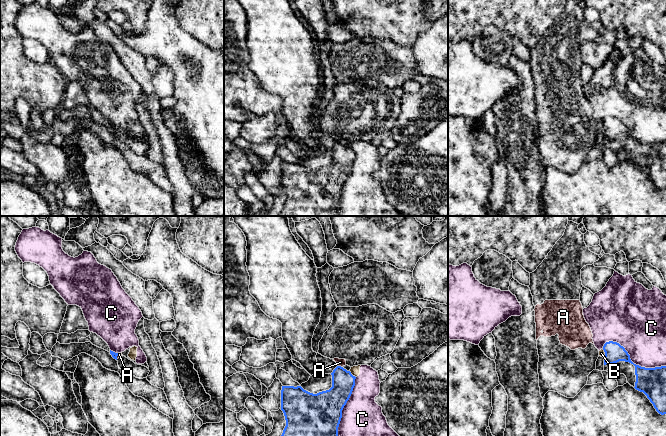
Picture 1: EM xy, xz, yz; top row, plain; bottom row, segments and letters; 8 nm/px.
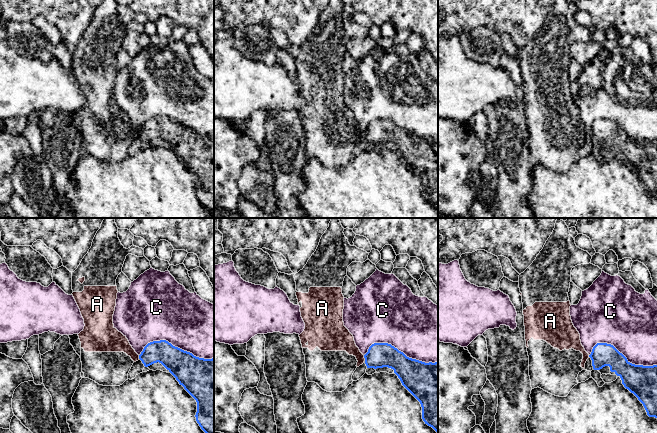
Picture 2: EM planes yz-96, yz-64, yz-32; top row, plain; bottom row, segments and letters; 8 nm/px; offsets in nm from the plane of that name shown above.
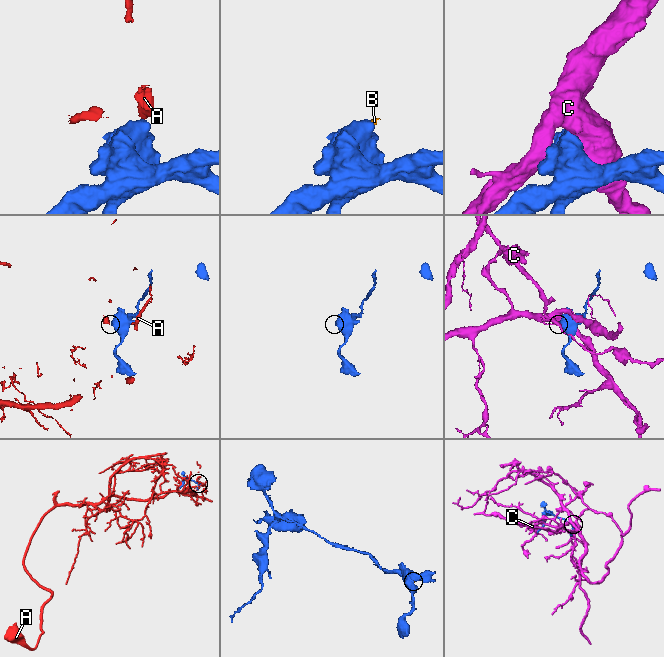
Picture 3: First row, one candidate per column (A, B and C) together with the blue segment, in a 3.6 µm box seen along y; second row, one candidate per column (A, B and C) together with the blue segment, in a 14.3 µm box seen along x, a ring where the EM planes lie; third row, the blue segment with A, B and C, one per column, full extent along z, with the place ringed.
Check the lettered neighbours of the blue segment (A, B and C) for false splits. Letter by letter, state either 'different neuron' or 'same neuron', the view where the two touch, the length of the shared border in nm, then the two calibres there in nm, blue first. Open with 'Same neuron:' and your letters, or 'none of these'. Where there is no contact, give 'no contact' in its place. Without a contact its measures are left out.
Same neuron: none of these
A: different neuron; contact in xz; length 40 nm; calibres 190 and 60 nm
B: different neuron; contact in xz; length 80 nm; calibres 190 and 80 nm
C: different neuron; contact in yz; length 550 nm; calibres 220 and 380 nm

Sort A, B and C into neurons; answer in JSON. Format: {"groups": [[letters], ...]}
{"groups": [["A"], ["B", "C"]]}

